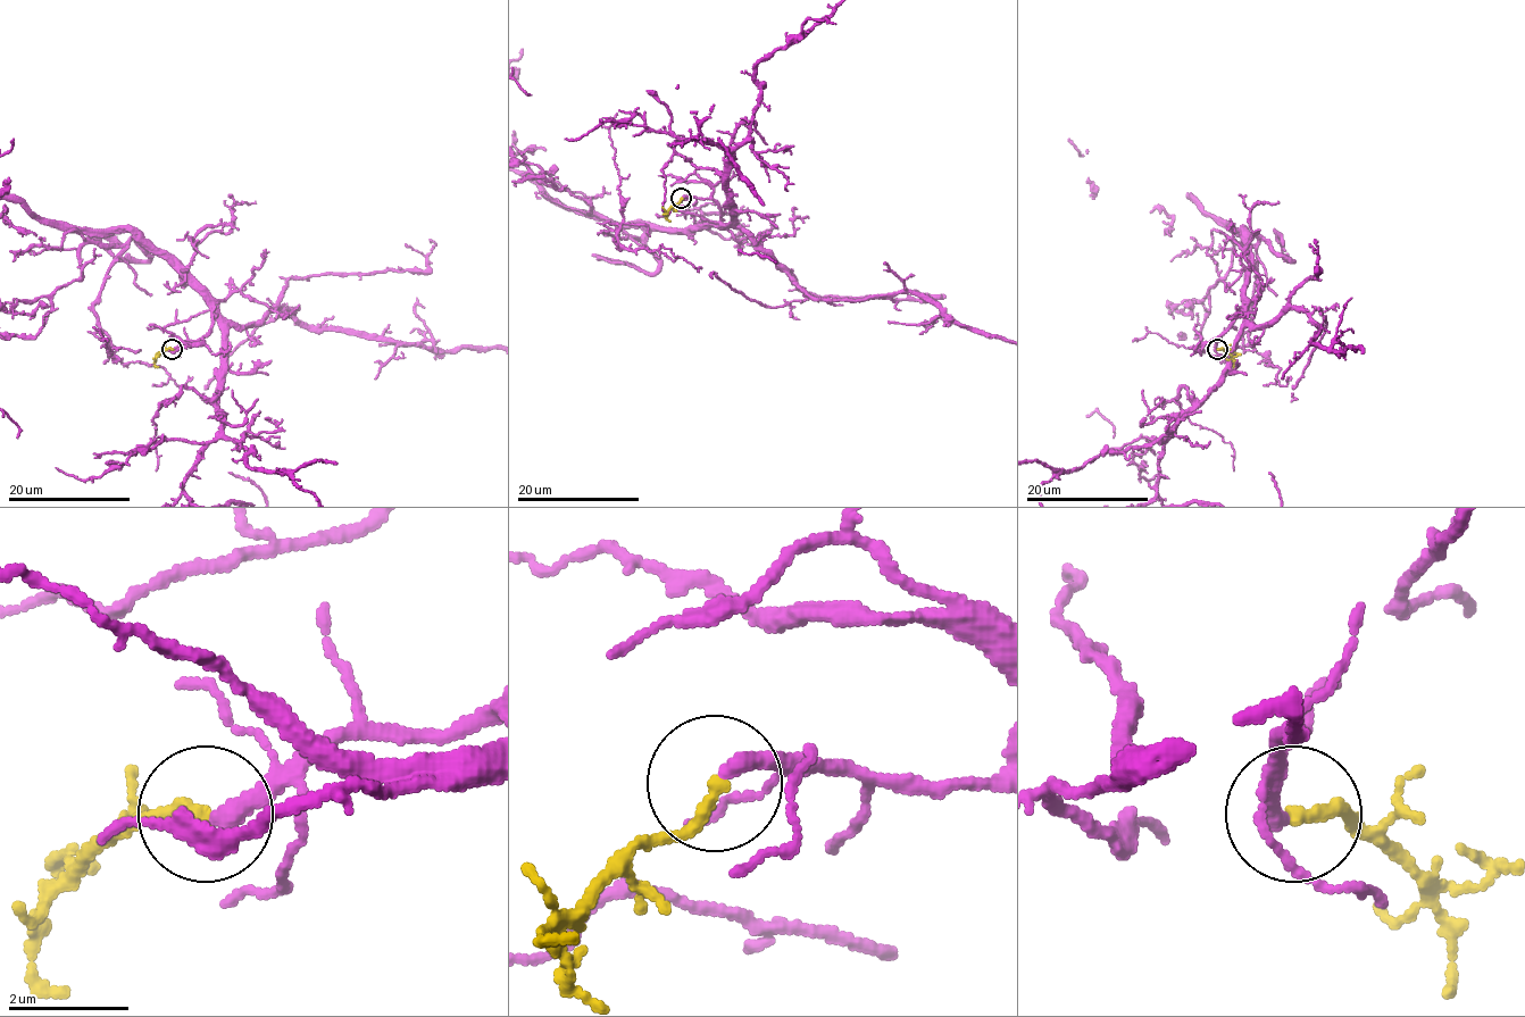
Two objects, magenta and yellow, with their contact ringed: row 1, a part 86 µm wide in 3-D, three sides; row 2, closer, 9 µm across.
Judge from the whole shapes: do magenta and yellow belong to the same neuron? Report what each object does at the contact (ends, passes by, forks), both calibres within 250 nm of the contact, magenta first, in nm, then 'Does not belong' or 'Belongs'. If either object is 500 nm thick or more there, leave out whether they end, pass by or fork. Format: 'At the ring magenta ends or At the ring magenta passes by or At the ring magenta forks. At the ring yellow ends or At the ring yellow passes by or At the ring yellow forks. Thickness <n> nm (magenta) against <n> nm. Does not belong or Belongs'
At the ring magenta ends. At the ring yellow ends. Thickness 300 nm (magenta) against 240 nm. Belongs

